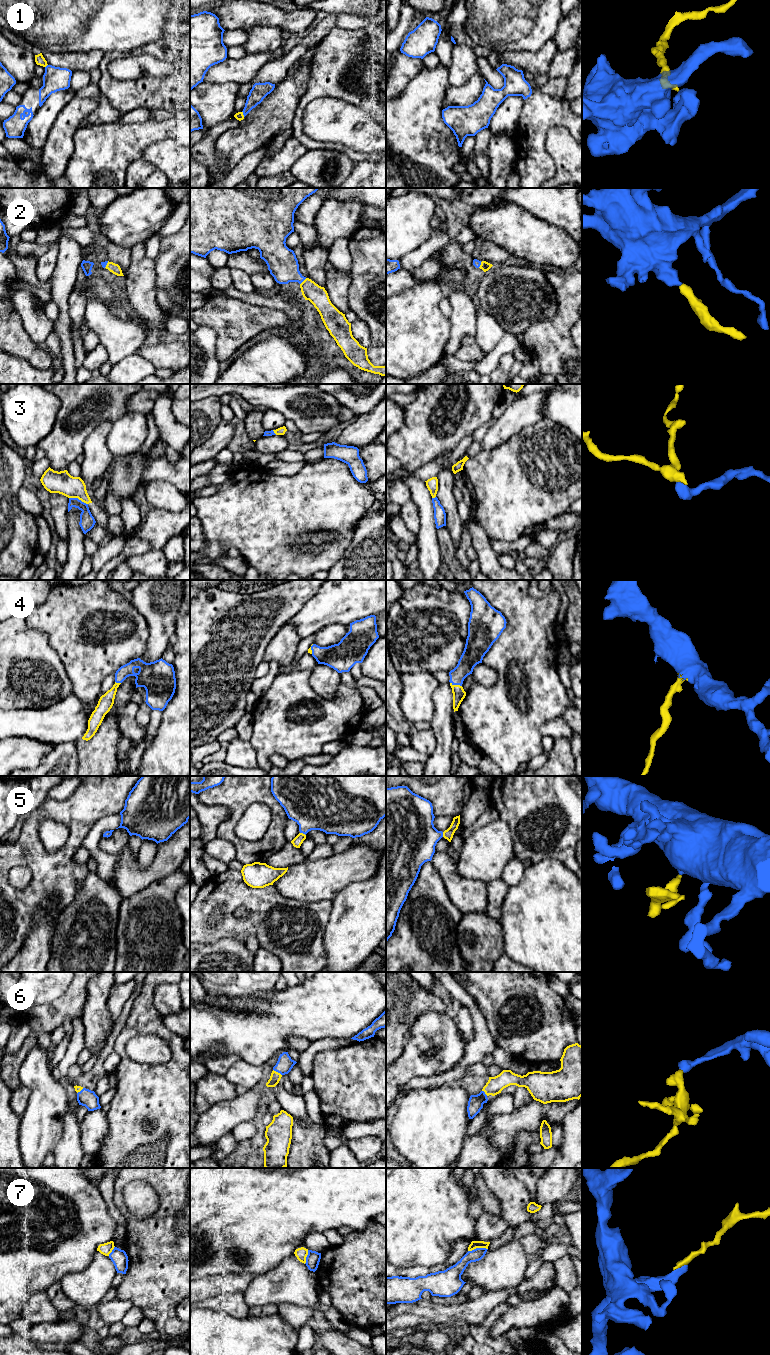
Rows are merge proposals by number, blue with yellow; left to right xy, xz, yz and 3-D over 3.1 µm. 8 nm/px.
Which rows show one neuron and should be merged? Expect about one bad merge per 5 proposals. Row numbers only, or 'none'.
2, 4, 5, 6

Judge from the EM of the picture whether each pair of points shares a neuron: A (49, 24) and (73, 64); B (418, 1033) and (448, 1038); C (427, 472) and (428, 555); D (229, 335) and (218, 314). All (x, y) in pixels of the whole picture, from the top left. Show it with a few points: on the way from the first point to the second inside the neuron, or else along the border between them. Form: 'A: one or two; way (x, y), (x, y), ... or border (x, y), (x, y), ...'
A: two; border (90, 50), (82, 52), (43, 52)
B: one; way (425, 1035), (441, 1038)
C: two; border (402, 479), (417, 477), (424, 481)
D: one; way (229, 330), (229, 325), (223, 319)

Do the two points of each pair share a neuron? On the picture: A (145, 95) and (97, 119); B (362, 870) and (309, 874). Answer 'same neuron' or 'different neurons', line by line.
A: different neurons
B: same neuron

